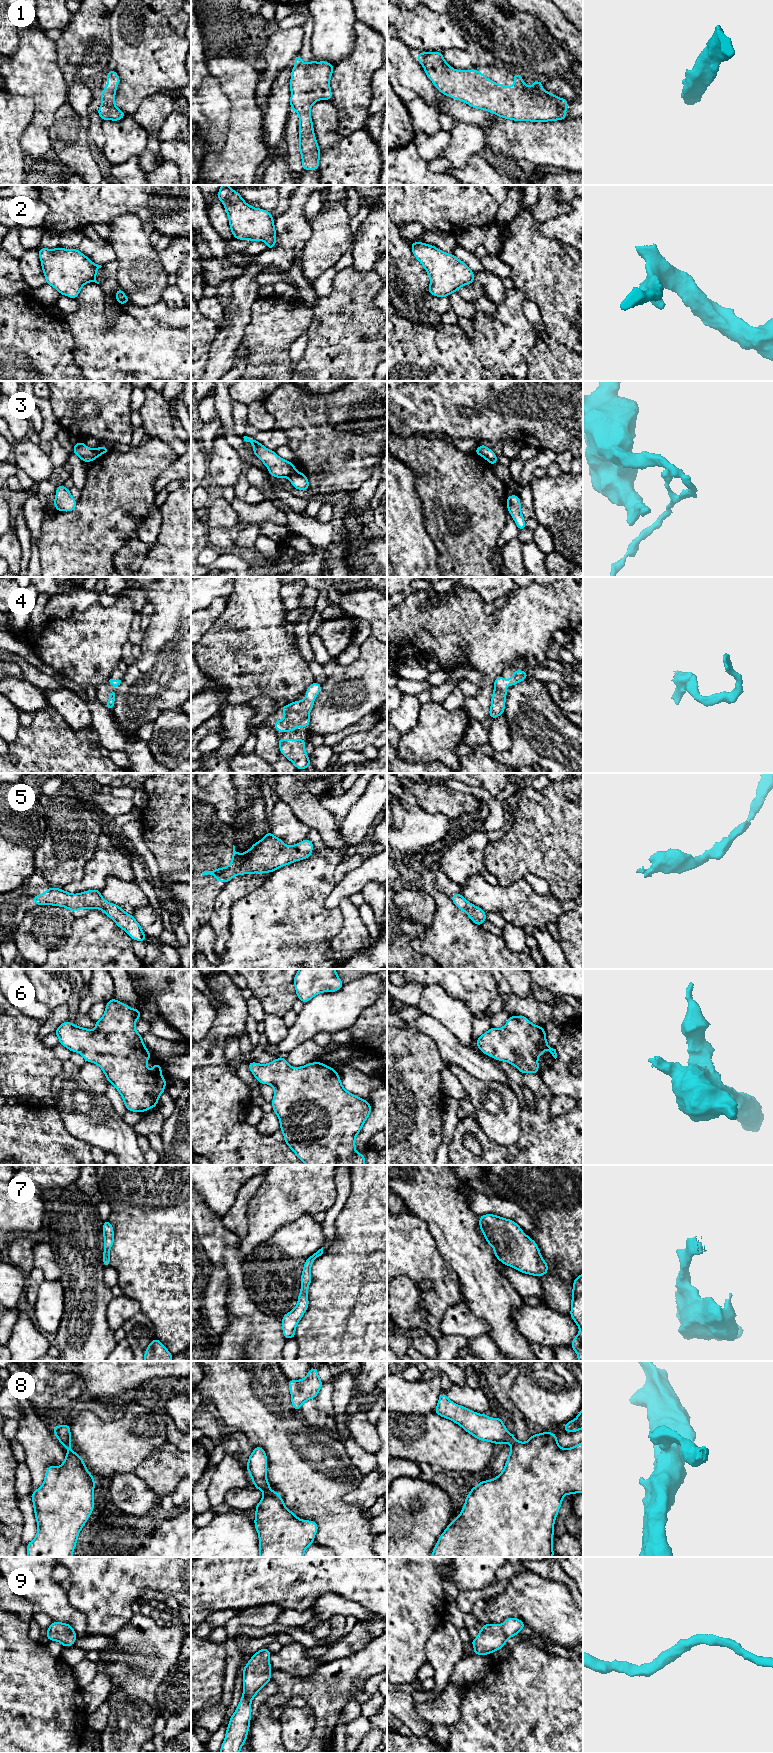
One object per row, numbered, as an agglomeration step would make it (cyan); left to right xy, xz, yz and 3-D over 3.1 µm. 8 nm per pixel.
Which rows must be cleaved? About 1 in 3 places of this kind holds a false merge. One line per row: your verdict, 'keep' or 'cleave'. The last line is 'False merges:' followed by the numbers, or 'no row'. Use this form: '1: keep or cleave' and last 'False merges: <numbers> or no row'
1: keep
2: keep
3: cleave
4: keep
5: keep
6: keep
7: keep
8: keep
9: keep
False merges: 3

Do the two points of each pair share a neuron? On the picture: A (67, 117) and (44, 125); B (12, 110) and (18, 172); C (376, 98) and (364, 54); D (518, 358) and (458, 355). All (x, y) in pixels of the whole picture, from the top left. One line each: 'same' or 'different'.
A: different
B: same
C: different
D: same

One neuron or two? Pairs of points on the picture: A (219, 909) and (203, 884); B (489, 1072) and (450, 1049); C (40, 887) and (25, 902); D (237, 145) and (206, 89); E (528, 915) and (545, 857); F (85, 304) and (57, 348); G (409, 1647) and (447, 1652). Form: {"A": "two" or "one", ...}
{"A": "two", "B": "one", "C": "one", "D": "two", "E": "two", "F": "two", "G": "two"}

